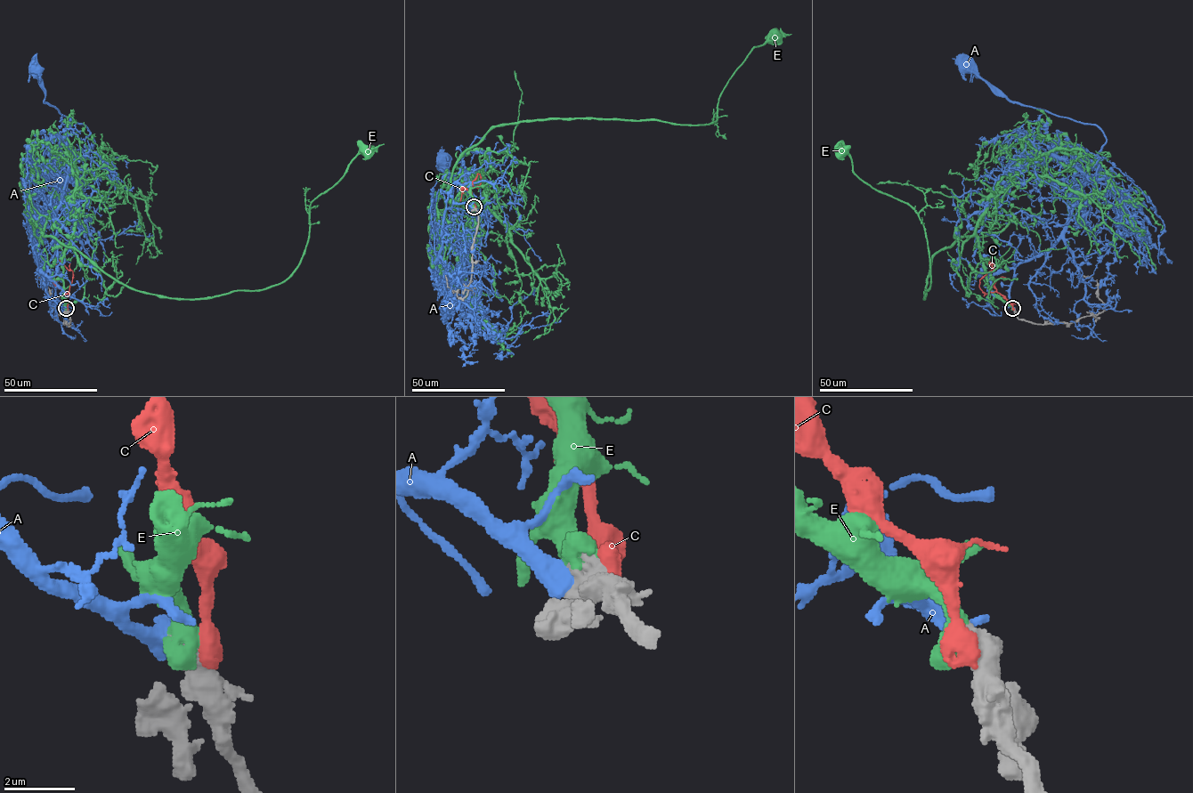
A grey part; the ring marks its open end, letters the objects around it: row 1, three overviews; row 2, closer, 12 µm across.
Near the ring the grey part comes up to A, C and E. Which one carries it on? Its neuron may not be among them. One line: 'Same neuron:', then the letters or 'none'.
Same neuron: E

